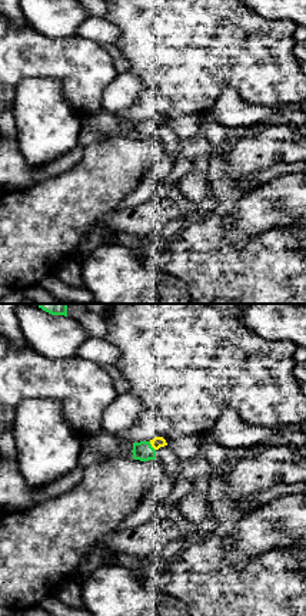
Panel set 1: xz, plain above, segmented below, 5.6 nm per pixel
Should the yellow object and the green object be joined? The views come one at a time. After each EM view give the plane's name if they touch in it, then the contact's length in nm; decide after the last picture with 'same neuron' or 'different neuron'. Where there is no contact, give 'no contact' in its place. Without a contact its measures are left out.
meets yellow in xz; contact 70 nm long

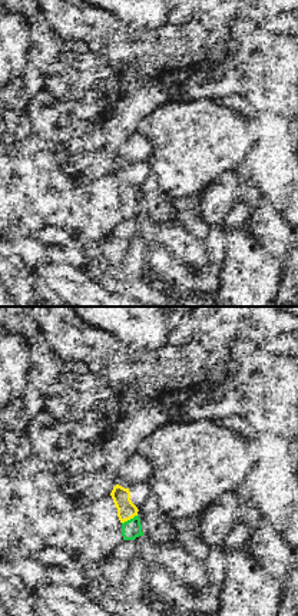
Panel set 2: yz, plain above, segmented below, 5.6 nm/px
meets yellow in yz; contact 100 nm long

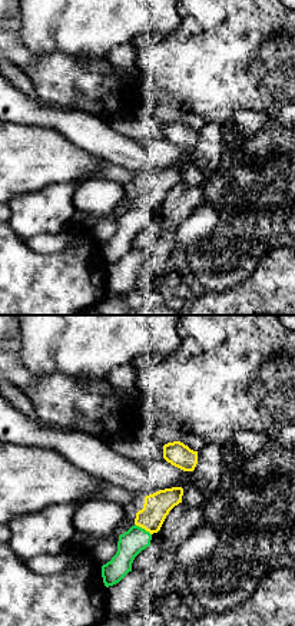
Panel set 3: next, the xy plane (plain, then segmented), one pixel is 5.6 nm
meets yellow in xy; contact 120 nm long

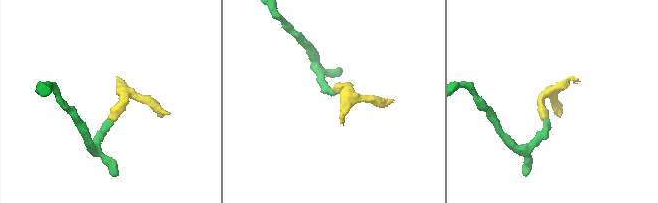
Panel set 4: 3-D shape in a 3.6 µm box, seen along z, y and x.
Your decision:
same neuron

